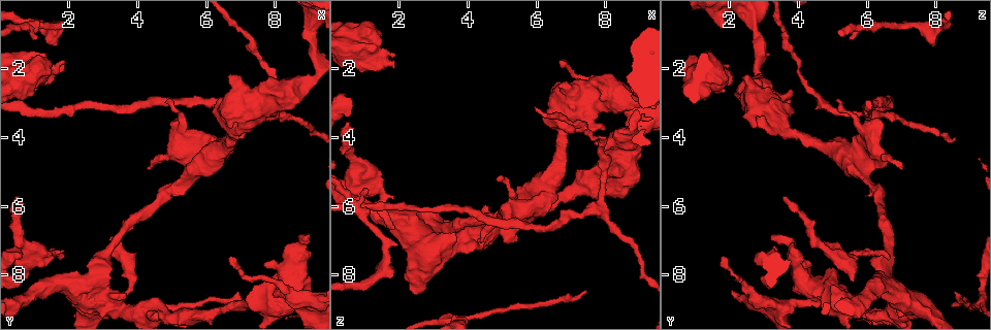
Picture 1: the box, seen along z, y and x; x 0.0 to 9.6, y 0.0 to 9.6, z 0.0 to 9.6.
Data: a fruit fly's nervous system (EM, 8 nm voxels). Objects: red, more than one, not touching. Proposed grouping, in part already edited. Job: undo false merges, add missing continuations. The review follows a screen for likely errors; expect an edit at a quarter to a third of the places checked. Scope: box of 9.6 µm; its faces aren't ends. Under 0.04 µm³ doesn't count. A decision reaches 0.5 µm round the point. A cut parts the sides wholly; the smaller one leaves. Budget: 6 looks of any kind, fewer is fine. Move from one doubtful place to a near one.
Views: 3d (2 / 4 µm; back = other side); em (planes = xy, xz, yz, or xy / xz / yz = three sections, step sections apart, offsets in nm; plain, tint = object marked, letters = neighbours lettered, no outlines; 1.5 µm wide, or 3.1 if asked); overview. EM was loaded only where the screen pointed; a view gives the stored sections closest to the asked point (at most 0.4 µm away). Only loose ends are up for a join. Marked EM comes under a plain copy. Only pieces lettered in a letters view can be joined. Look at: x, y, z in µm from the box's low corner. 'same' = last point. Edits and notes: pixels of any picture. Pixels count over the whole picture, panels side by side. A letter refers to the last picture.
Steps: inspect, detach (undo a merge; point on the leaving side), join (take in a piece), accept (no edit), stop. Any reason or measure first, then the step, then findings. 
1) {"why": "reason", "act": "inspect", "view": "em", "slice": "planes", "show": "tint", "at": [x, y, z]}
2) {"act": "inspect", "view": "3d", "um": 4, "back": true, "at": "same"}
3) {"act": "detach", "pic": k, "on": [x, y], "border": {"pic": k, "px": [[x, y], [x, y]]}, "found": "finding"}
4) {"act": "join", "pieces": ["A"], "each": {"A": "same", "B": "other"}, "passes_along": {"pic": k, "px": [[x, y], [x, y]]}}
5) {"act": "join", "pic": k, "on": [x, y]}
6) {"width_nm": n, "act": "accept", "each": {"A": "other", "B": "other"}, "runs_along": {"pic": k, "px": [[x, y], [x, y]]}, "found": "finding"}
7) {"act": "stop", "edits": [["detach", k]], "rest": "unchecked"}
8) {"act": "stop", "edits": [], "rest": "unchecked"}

{"why": "end of a long branch", "act": "inspect", "view": "3d", "um": 2, "back": true, "at": [6.70, 7.55, 1.75]}

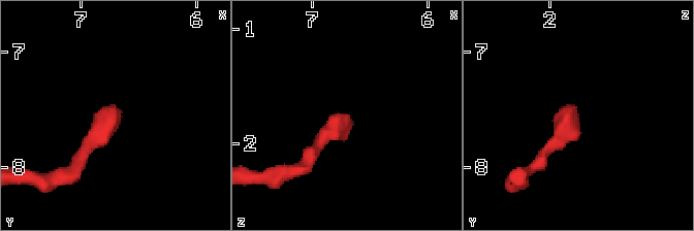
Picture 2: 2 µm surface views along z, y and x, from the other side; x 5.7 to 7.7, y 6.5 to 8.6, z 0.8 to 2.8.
{"why": "now the EM", "act": "inspect", "view": "em", "slice": "xy", "step": 4, "show": "tint", "at": [6.64, 7.50, 1.78]}

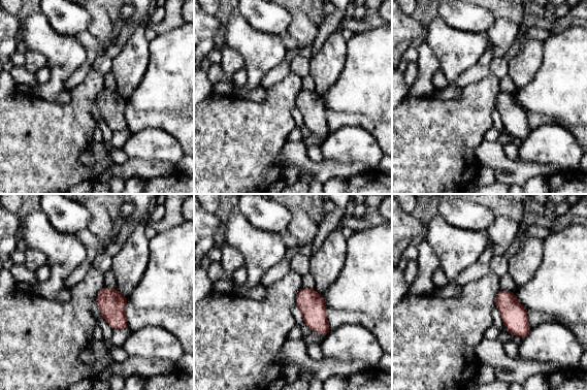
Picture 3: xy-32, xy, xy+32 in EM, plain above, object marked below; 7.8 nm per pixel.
{"why": "what lies round it", "act": "inspect", "view": "em", "slice": "xy", "step": 4, "show": "letters", "at": "same"}

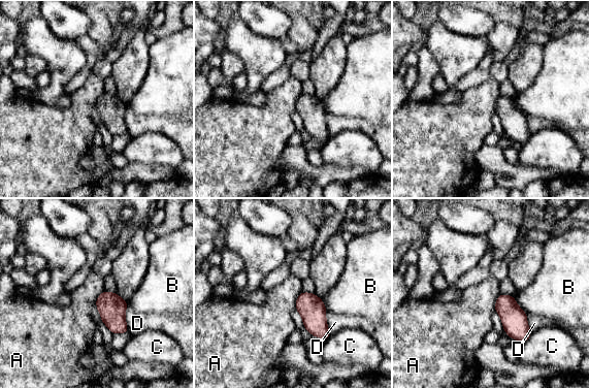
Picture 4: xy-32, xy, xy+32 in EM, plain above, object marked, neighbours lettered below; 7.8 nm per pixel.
{"longest_contact_nm": ["D", 220], "act": "accept", "each": {"A": "other", "B": "other", "C": "other", "D": "other"}, "border": {"pic": 4, "px": [[302, 292], [296, 300], [295, 309]]}, "found": "no lettered piece goes on from it"}

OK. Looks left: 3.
{"why": "thick end", "act": "inspect", "view": "em", "slice": "xz", "step": 4, "show": "tint", "at": [1.85, 1.95, 1.95]}

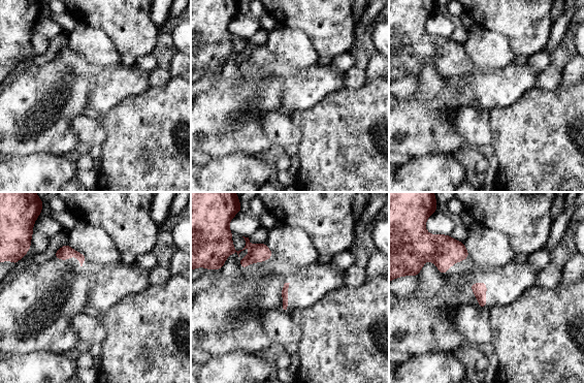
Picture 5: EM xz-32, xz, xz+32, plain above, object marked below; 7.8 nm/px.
{"why": "cut it another way", "act": "inspect", "view": "em", "slice": "planes", "show": "letters", "at": "same"}

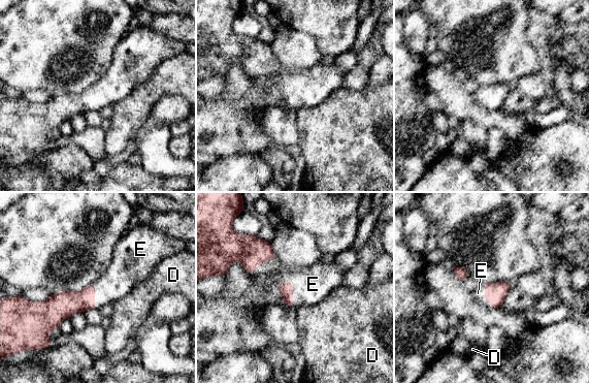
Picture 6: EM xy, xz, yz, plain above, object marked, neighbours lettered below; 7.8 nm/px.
{"act": "join", "pieces": ["E"], "each": {"D": "other", "E": "same"}, "found": "the neuron continues"}

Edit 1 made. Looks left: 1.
{"act": "stop", "edits": [["join", 6]], "rest": "unchecked"}

